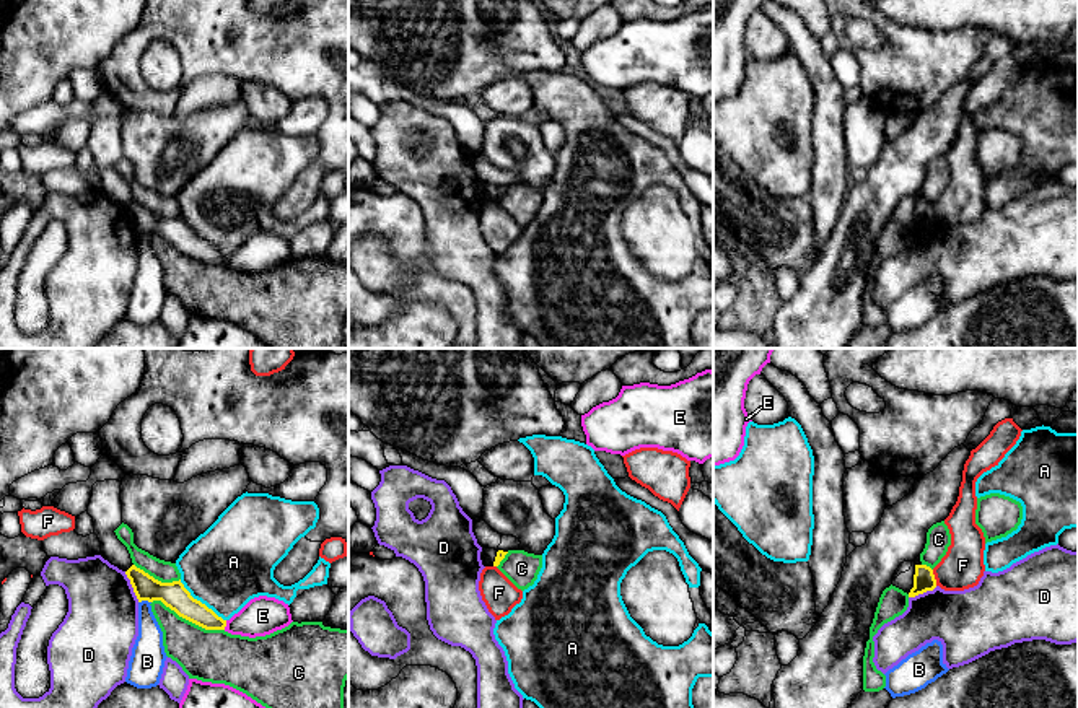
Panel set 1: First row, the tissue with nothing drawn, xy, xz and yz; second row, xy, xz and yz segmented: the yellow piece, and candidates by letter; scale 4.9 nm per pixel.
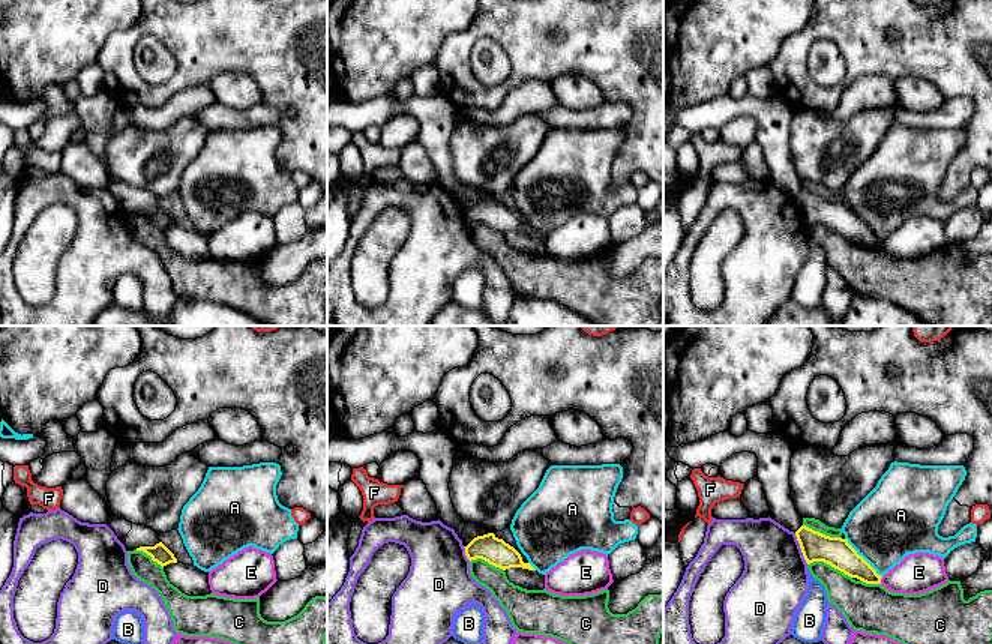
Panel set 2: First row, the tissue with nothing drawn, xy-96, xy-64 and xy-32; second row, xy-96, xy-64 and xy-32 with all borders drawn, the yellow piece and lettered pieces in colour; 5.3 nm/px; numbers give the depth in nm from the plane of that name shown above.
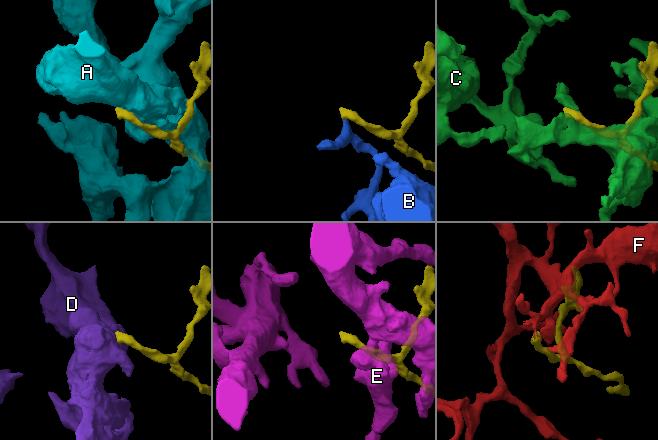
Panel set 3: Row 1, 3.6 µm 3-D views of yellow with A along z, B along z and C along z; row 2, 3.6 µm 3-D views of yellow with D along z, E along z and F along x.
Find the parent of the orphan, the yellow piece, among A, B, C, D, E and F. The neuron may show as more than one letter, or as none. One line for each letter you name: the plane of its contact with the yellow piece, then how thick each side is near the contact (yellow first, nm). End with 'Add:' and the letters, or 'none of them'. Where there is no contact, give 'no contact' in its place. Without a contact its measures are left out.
Add: none of them

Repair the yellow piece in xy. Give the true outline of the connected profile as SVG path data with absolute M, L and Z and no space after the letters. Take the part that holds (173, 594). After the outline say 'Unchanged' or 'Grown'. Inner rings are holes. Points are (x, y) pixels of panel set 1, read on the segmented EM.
M104 480L96 482L91 490L86 511L93 518L94 534L101 542L101 557L127 575L138 602L161 601L179 617L205 630L225 630L226 620L194 599L181 579L161 583L132 563L127 547L114 532L122 524L121 485L119 480Z. Grown

